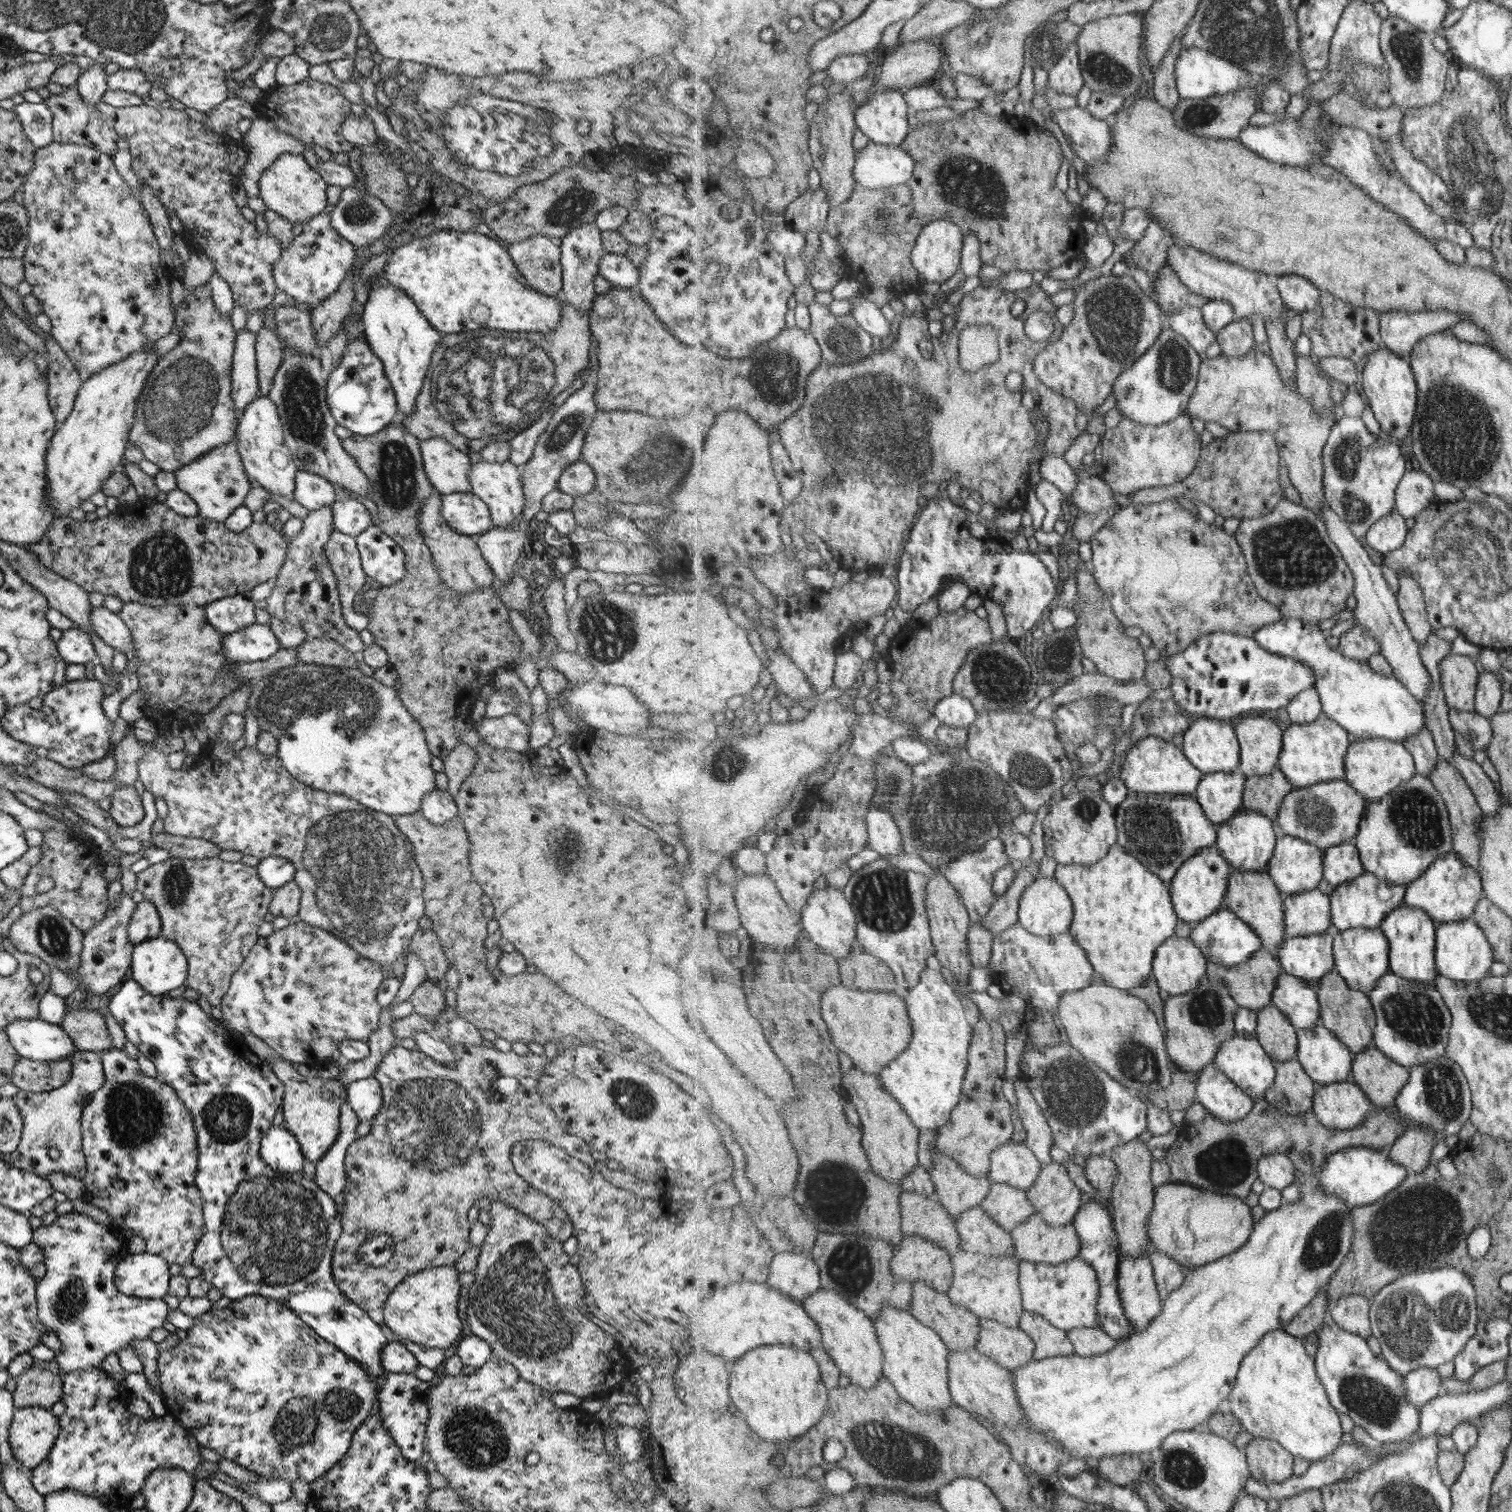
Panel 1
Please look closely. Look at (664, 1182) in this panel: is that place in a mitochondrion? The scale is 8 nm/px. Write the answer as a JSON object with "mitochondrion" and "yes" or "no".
{"mitochondrion":"no"}

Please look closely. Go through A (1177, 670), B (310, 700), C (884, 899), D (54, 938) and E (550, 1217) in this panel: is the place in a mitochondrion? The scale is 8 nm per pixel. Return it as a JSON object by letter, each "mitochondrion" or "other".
{"A":"other","B":"mitochondrion","C":"mitochondrion","D":"mitochondrion","E":"other"}

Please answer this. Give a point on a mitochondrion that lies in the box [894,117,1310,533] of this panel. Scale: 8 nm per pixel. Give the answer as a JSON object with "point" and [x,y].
{"point":[1113,315]}

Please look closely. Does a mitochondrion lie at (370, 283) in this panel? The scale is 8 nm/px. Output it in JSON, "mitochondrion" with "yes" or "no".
{"mitochondrion":"no"}

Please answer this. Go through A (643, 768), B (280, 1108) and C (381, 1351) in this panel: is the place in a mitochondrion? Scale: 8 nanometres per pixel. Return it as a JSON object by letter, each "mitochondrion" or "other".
{"A":"other","B":"other","C":"other"}

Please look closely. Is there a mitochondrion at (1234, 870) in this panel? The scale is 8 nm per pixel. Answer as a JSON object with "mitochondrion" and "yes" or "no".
{"mitochondrion":"no"}

